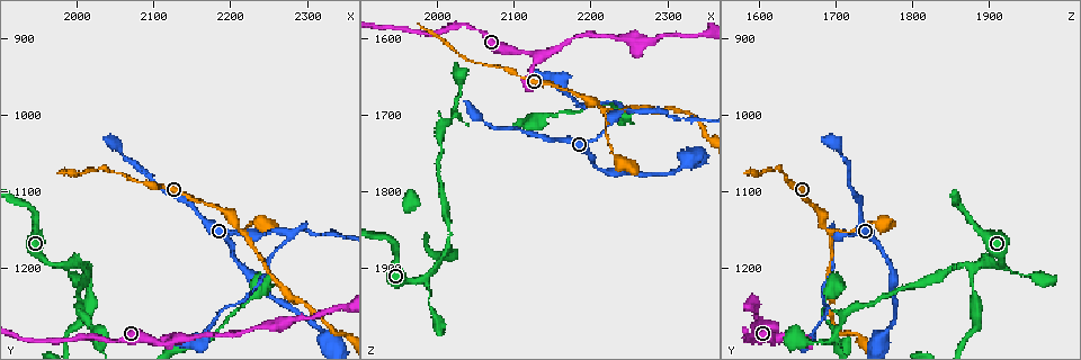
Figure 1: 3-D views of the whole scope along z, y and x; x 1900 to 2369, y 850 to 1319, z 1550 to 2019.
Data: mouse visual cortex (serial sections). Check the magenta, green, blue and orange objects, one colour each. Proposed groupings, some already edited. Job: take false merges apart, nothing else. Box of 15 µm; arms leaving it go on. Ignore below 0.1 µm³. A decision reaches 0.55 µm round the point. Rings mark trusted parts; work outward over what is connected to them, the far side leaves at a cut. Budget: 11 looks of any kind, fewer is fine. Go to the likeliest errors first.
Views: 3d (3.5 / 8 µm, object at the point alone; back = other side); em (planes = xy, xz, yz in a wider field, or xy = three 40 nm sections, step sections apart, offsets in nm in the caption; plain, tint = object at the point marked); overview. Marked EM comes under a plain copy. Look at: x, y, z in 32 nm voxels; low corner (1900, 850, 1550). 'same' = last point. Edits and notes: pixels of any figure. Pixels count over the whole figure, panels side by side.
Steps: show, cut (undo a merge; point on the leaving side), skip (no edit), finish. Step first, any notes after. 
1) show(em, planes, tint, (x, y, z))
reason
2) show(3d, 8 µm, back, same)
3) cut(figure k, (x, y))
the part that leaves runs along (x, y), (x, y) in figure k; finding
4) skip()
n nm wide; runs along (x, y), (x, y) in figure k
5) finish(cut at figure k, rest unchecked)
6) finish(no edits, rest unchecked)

show(3d, 3.5 µm, (2275, 1150, 1695))
three-way junction

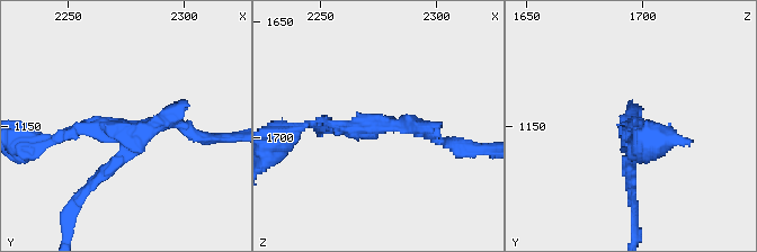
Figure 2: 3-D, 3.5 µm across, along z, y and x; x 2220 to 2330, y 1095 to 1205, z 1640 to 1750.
show(em, xy, step 3, tint, (2274, 1152, 1695))
3 arms; arms of 100, 150, 200 nm

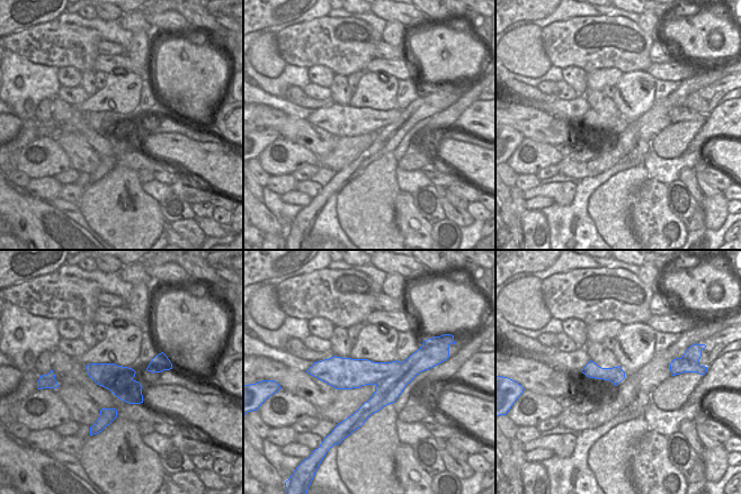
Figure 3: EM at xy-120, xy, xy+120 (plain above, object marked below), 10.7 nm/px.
cut(figure 2, (98, 177))
360 nm wide; the part that leaves runs along (131, 137), (82, 192), (69, 227) in figure 2; two cells meet here

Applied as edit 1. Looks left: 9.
show(3d, 3.5 µm, (2010, 1200, 1880))

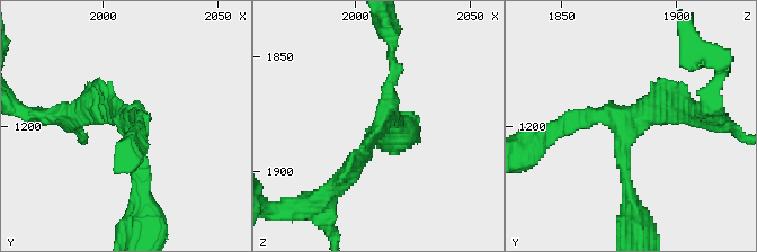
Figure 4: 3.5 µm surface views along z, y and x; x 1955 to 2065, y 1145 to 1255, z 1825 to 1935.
show(em, xy, step 2, tint, (2010, 1198, 1881))
need the tissue

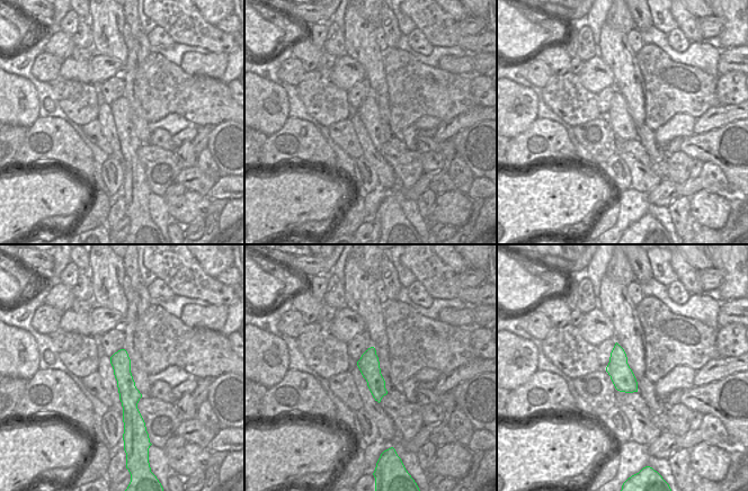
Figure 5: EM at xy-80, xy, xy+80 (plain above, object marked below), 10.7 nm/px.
skip()
runs along (121, 353), (127, 418) in figure 5; all the same cell

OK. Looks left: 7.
show(3d, 3.5 µm, back, (2215, 1150, 1690))
side arm on a straight run

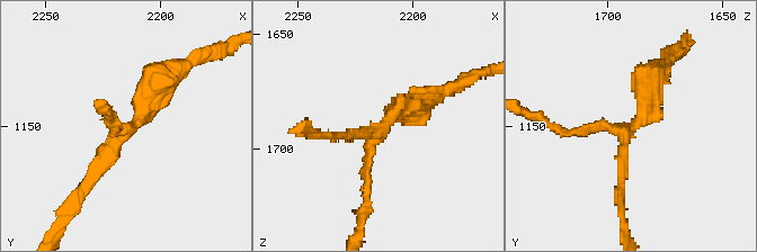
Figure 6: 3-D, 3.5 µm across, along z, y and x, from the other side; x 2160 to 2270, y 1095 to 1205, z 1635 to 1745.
show(em, xy, step 5, tint, (2216, 1153, 1693))
3 arms; arms of 150, 150, 350 nm; now the EM

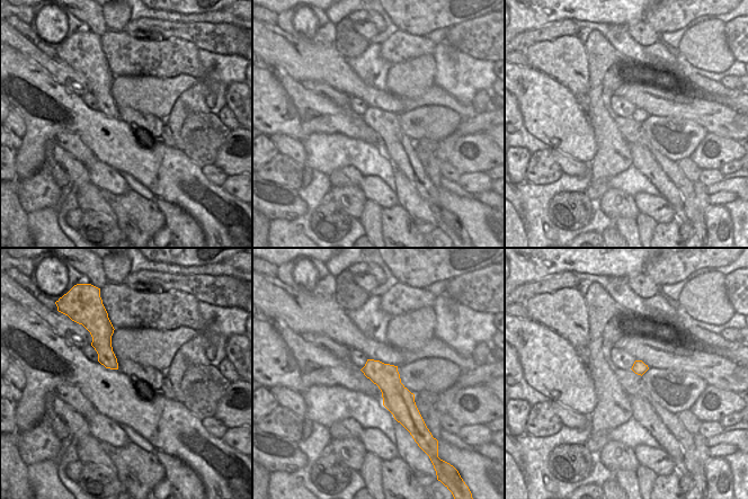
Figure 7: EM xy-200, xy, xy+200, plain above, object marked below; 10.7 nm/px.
skip()
280 nm wide; runs along (162, 79), (82, 192) in figure 6; continuous, no second cell

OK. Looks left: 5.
show(3d, 3.5 µm, back, (2260, 1275, 1600))
a fork

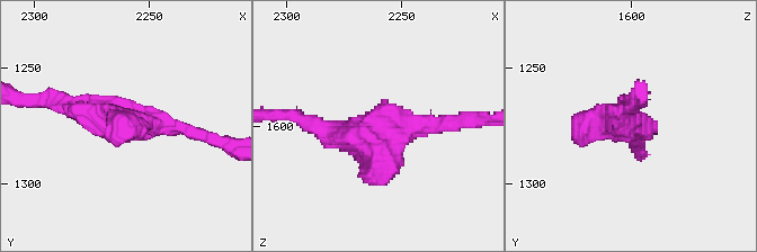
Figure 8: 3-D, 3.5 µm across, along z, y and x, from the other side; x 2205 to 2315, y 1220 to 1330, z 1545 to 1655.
show(em, xy, step 3, tint, (2260, 1273, 1603))
now the EM

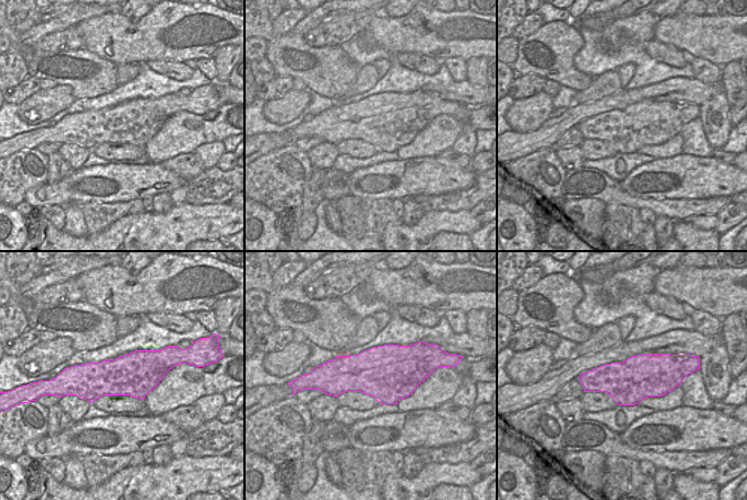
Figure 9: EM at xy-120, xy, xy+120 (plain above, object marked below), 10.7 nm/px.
skip()
runs along (201, 136), (59, 102) in figure 8; one cell here

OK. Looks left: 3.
finish(cut at figure 2, rest unchecked)

